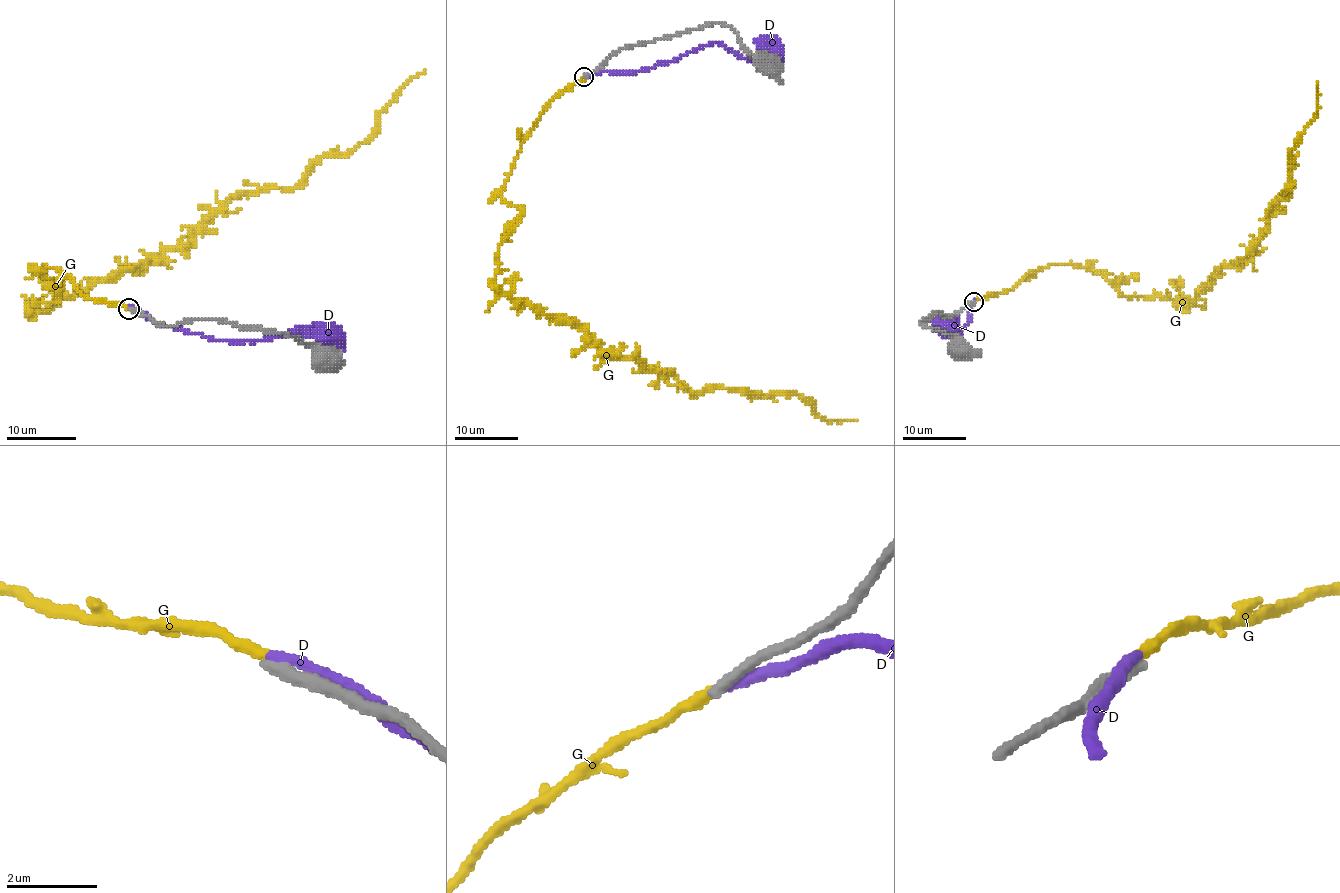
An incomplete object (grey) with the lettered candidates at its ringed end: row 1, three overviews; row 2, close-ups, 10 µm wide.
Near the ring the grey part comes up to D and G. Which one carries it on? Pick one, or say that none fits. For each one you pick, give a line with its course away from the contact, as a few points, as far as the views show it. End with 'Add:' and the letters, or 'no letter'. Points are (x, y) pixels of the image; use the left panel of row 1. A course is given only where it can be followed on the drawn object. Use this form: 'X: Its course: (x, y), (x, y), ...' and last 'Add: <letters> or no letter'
Add: no letter

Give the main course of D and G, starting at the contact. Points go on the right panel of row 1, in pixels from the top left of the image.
D: (972, 303), (970, 319), (957, 332), (940, 328), (957, 322), (946, 325)
G: (975, 301), (1071, 264), (1122, 295), (1188, 306), (1247, 258), (1289, 194), (1317, 82)

